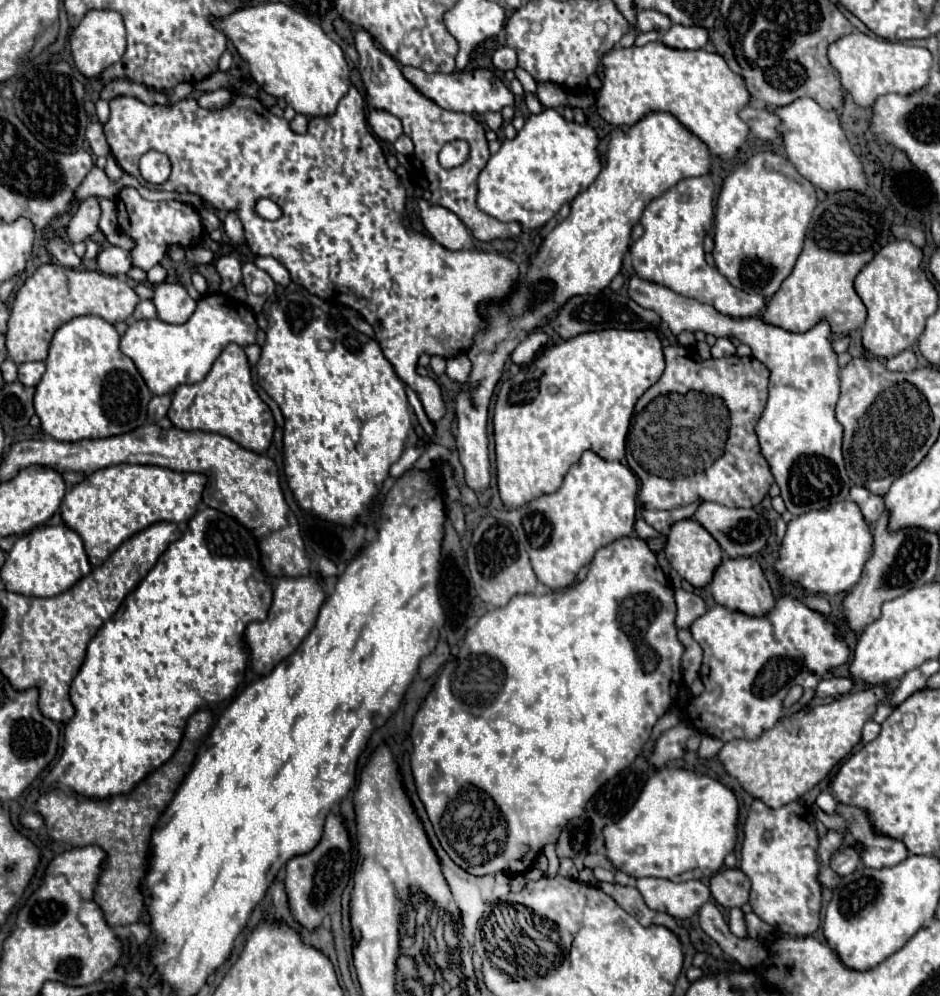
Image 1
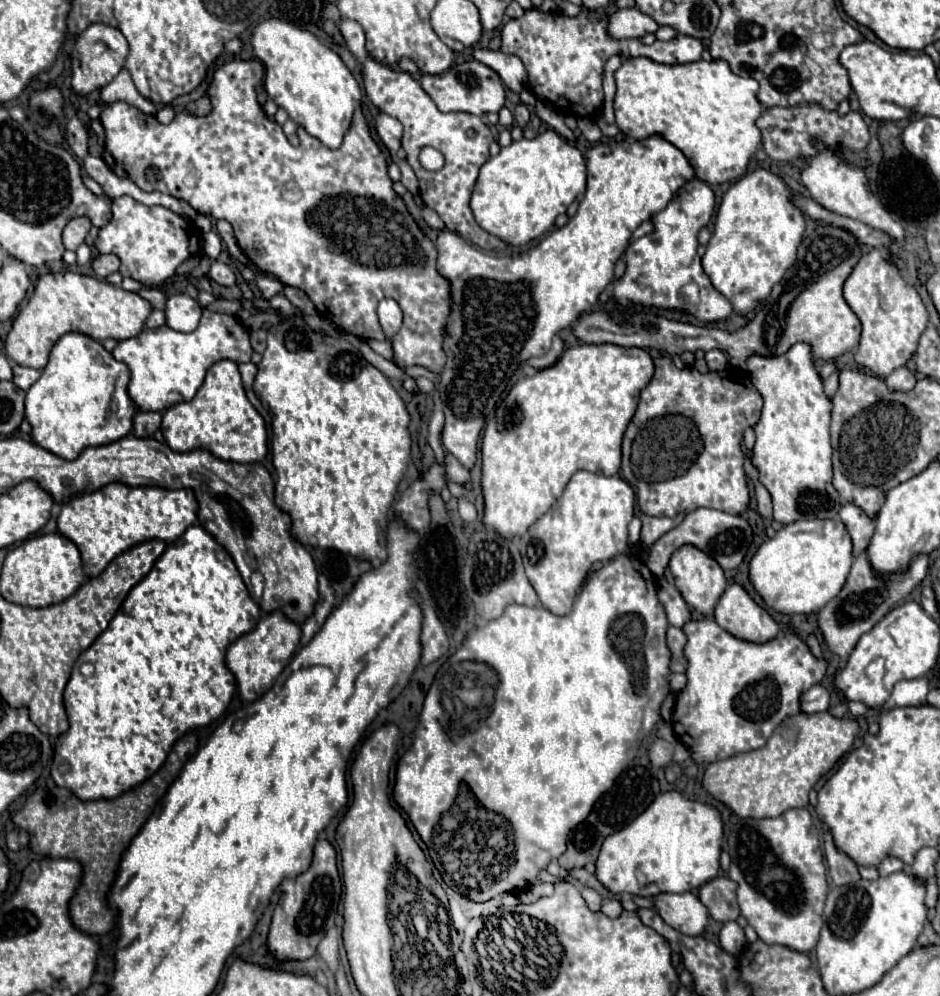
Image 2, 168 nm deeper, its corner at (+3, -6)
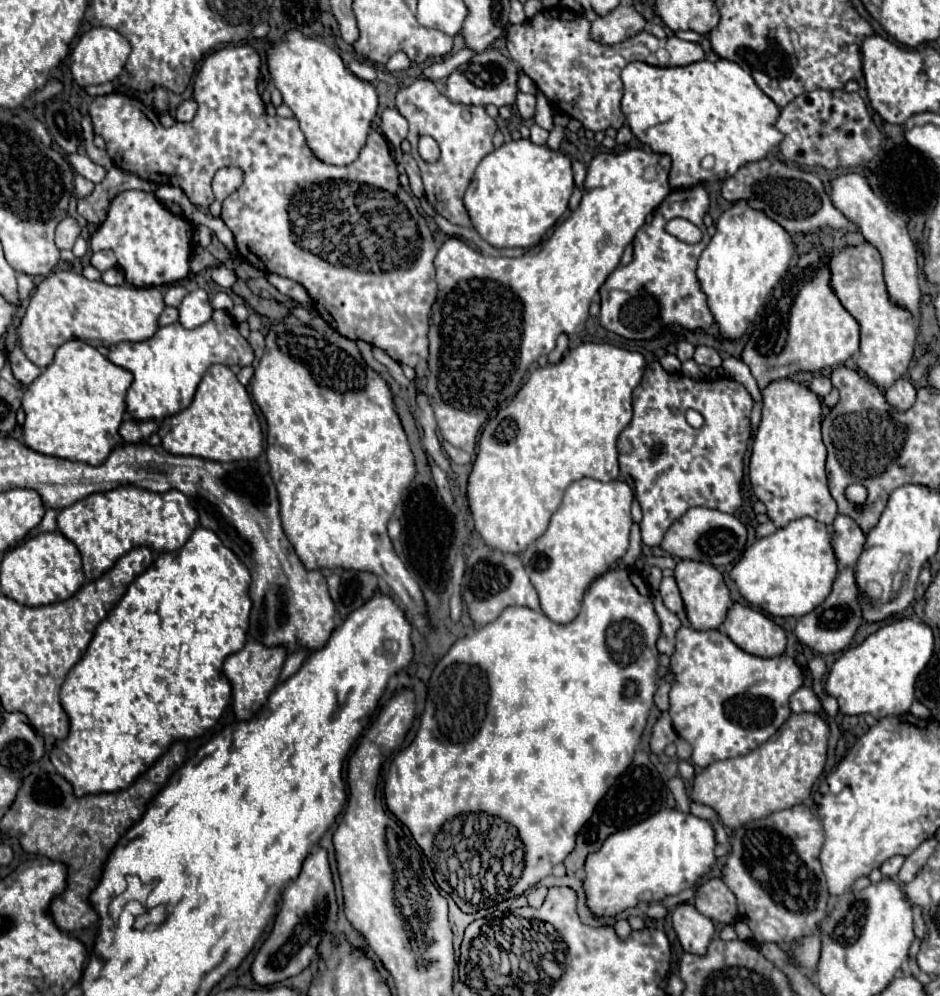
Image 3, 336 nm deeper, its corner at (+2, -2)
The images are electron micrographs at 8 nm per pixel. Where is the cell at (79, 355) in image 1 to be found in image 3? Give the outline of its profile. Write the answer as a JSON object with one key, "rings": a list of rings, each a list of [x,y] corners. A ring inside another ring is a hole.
{"rings":[[[79,339],[67,341],[57,349],[53,365],[45,367],[23,395],[25,445],[43,455],[101,465],[121,443],[117,431],[125,415],[125,395],[131,381],[129,371],[113,365],[95,347]]]}

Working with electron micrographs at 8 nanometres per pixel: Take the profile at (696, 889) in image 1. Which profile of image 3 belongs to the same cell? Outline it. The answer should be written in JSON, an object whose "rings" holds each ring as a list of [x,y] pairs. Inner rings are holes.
{"rings":[[[689,903],[679,905],[671,913],[671,919],[673,919],[673,927],[675,927],[675,933],[679,937],[679,943],[681,943],[683,951],[695,953],[695,955],[707,953],[707,945],[711,943],[713,933],[715,933],[715,927],[713,927],[711,919],[701,915]]]}

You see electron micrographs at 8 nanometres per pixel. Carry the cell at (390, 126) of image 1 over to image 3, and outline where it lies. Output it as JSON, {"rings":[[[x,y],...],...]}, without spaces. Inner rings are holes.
{"rings":[[[385,109],[381,113],[381,131],[385,139],[397,149],[399,143],[407,137],[407,121],[397,109]]]}

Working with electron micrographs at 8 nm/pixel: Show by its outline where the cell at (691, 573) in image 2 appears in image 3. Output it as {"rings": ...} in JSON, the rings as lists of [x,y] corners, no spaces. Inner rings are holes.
{"rings":[[[679,561],[675,567],[675,579],[681,591],[681,599],[685,603],[685,611],[687,611],[687,619],[691,627],[697,631],[719,629],[727,617],[729,607],[733,605],[729,597],[729,589],[725,587],[723,575],[713,565],[695,563],[695,561]]]}

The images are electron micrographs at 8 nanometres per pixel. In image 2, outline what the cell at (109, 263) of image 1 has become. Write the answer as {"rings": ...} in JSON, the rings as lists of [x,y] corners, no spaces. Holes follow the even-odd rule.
{"rings":[[[98,255],[92,261],[92,269],[94,269],[96,277],[100,277],[100,279],[106,279],[110,273],[118,271],[118,267],[120,267],[120,261],[114,255]]]}

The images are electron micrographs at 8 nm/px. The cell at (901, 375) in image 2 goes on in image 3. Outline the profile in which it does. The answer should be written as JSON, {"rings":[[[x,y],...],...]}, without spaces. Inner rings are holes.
{"rings":[[[899,379],[899,381],[895,381],[895,385],[891,385],[885,391],[885,397],[893,409],[899,409],[903,413],[903,411],[911,409],[911,405],[915,403],[915,387],[907,379]]]}

